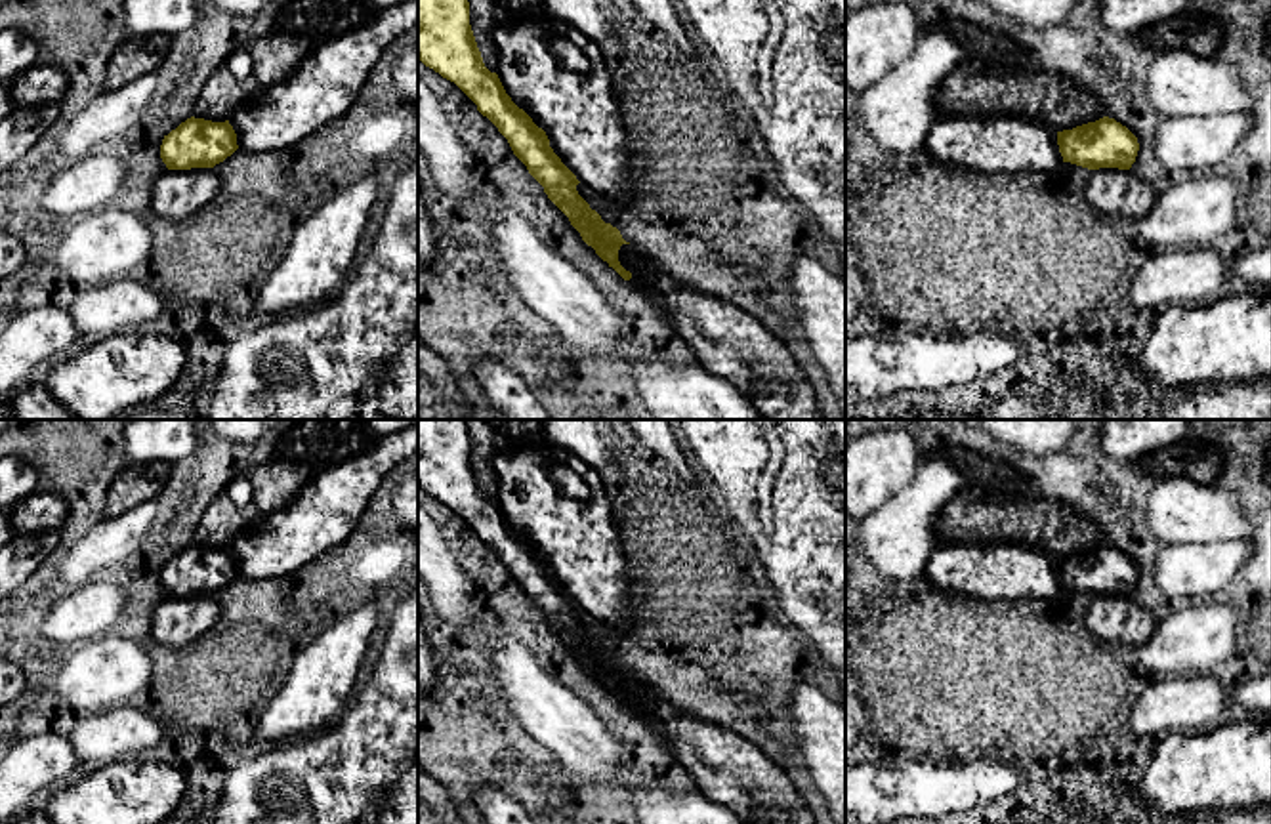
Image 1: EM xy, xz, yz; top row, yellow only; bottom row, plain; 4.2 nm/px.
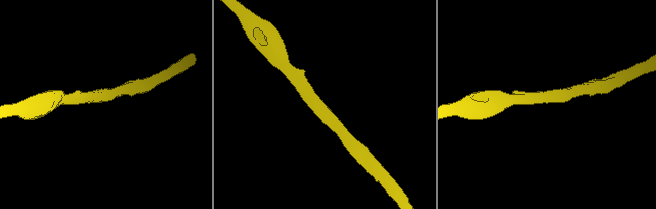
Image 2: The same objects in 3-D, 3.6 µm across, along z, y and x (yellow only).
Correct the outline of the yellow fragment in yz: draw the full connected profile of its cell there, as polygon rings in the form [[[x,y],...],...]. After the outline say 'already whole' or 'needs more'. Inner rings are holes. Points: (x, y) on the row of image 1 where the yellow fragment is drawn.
[[[1109,116],[1057,132],[1057,145],[1063,162],[1088,170],[1130,170],[1139,151],[1137,137]]]; already whole

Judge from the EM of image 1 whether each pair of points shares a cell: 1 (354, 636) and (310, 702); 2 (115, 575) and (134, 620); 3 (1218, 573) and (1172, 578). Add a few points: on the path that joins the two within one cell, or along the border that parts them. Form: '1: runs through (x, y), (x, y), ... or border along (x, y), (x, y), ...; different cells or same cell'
1: runs through (336, 653), (319, 678), (319, 685); same cell
2: runs through (126, 582), (134, 590), (134, 609); same cell
3: runs through (1207, 573), (1184, 575); same cell

